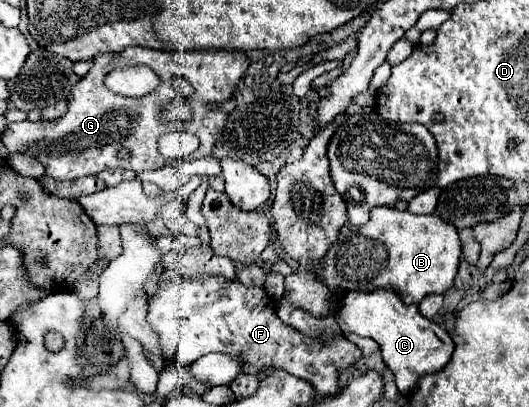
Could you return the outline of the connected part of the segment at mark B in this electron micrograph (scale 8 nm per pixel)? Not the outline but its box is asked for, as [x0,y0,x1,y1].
[319,208,461,305]

